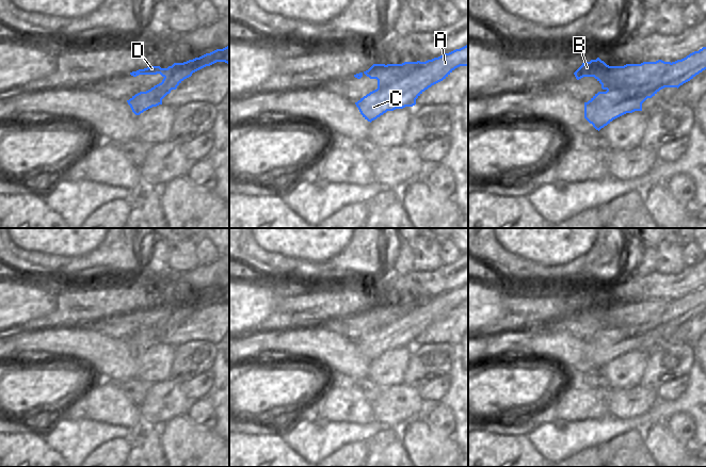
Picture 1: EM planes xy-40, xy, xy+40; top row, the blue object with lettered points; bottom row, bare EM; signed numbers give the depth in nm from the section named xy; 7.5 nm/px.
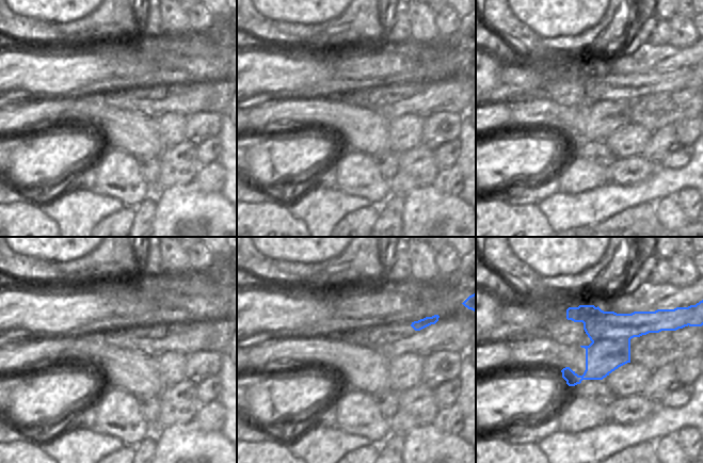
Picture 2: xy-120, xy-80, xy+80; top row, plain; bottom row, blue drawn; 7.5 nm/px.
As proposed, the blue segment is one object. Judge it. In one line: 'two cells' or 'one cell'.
two cells

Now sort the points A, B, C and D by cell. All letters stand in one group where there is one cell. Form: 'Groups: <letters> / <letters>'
Groups: A C / B D.

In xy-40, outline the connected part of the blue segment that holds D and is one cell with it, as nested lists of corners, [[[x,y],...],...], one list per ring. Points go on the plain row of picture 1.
[[[149,305],[147,307],[130,311],[130,313],[133,316],[137,316],[139,313],[157,313],[157,312],[160,312],[162,316],[165,316],[166,307],[161,307],[160,305]]]

